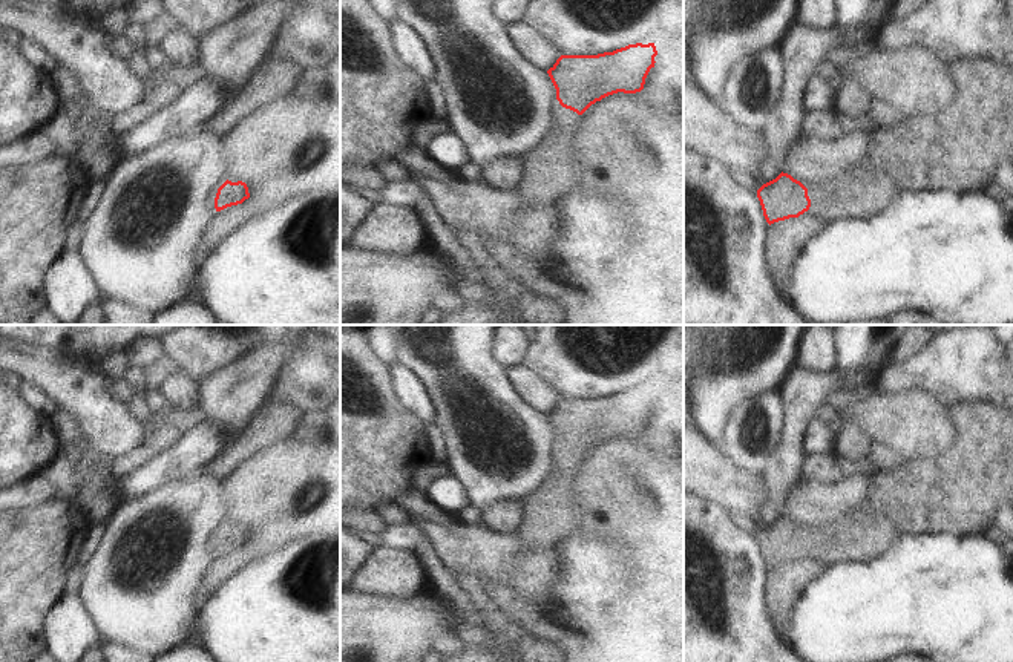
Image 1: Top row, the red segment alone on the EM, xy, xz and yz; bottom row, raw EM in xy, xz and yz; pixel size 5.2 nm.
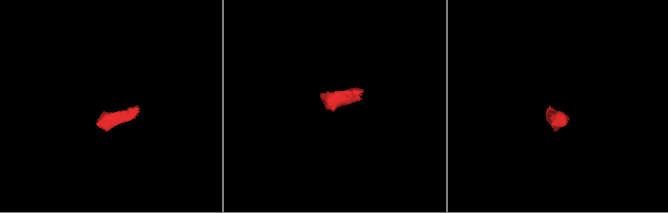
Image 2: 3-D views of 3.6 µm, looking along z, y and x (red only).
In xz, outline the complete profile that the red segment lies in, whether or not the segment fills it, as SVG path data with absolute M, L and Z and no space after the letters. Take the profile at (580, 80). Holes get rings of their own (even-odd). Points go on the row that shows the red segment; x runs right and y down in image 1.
M636 43L613 52L556 60L547 74L561 106L553 110L550 132L523 156L523 178L515 188L524 199L546 204L578 188L578 116L608 95L641 92L656 55L654 43Z

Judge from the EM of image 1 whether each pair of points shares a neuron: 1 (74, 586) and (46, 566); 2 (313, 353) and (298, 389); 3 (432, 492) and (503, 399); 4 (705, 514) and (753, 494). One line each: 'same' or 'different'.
1: different
2: same
3: different
4: different

